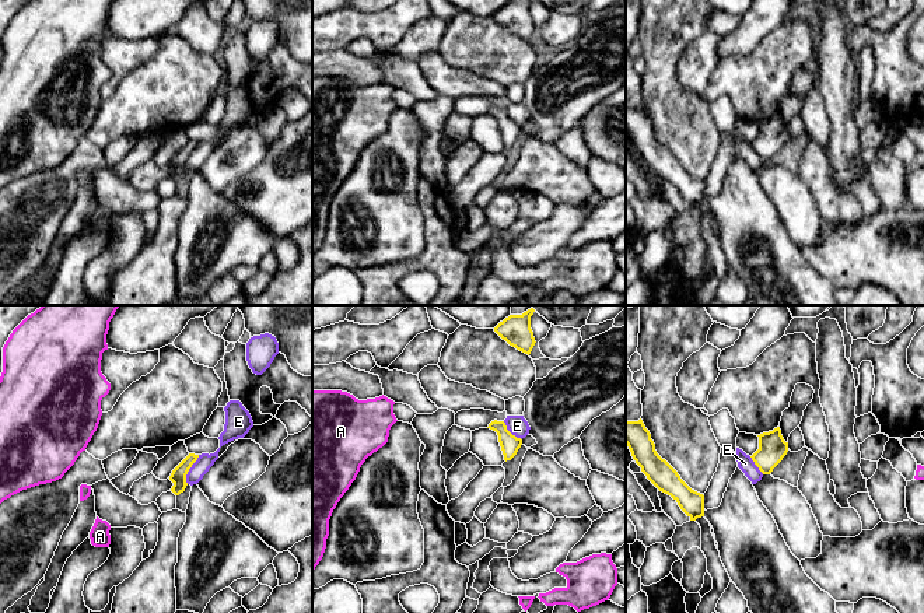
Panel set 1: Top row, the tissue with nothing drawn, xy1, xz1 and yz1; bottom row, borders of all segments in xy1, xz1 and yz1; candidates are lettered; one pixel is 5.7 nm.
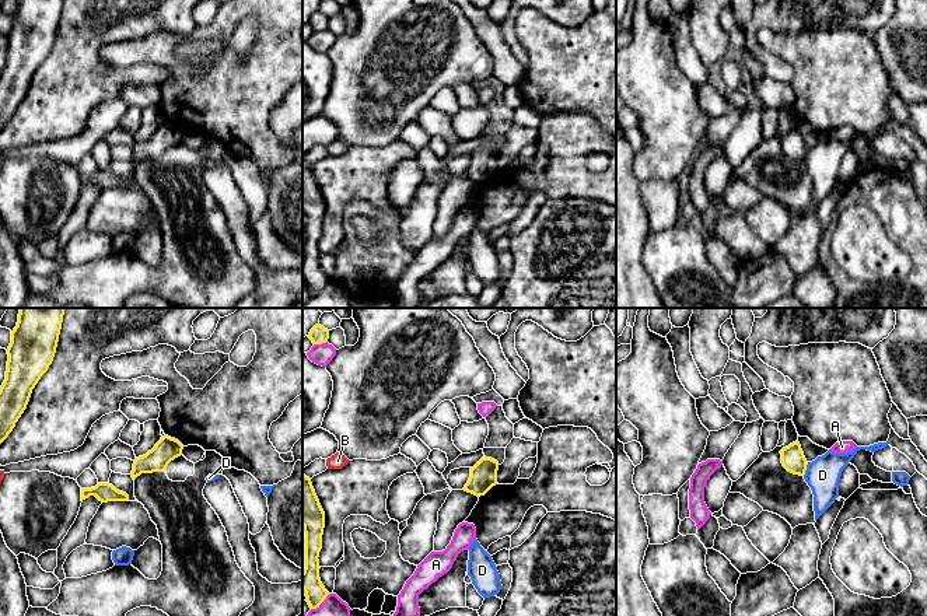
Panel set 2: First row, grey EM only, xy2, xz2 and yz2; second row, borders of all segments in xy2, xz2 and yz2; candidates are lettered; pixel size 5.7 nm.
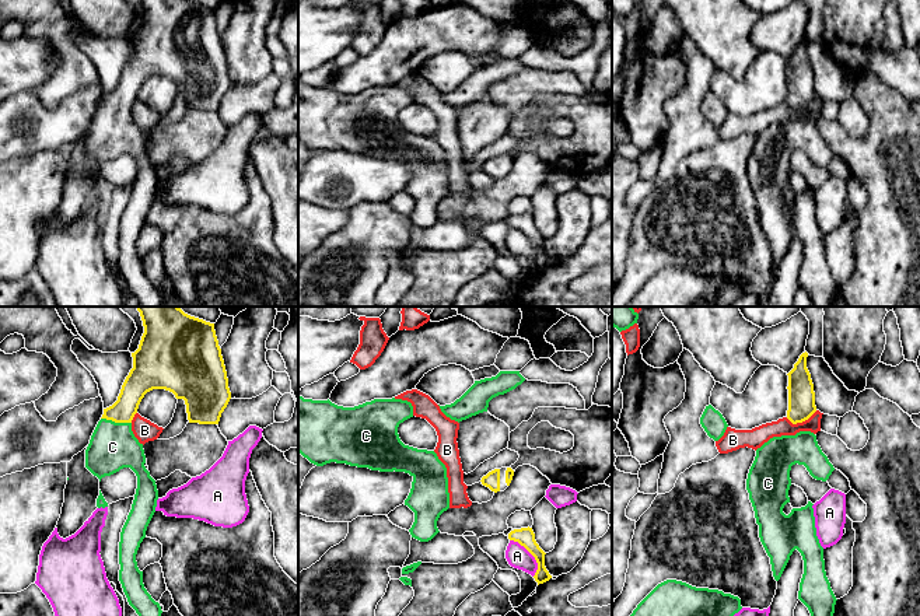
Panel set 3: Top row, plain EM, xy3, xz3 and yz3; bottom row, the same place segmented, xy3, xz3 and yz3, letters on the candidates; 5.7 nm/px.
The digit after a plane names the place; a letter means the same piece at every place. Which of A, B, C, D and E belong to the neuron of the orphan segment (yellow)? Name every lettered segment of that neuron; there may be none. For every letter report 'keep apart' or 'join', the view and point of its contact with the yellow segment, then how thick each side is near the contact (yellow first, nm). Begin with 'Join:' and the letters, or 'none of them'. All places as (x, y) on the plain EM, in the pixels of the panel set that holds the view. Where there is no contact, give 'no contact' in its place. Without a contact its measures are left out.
Join: C
A: keep apart; contact xz3 (531, 240); calibres 110 and 130 nm
B: keep apart; contact yz3 (801, 108); calibres 160 and 100 nm
C: join; contact xy3 (116, 108); calibres 150 and 280 nm
D: keep apart; contact yz2 (805, 156); calibres 140 and 200 nm
E: keep apart; contact xy1 (189, 154); calibres 90 and 90 nm

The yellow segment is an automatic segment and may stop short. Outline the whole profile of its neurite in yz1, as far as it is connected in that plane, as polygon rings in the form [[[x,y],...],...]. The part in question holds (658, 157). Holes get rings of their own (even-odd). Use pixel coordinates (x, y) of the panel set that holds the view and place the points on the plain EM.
[[[641,105],[626,108],[626,132],[647,165],[659,178],[671,182],[690,207],[704,203],[704,182],[692,176],[678,158],[657,140],[651,120]]]

